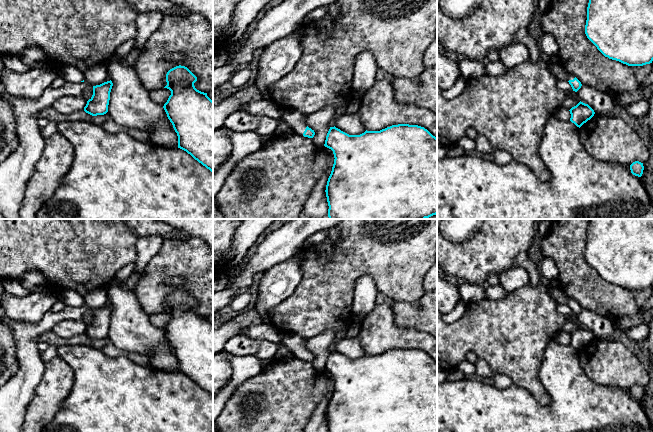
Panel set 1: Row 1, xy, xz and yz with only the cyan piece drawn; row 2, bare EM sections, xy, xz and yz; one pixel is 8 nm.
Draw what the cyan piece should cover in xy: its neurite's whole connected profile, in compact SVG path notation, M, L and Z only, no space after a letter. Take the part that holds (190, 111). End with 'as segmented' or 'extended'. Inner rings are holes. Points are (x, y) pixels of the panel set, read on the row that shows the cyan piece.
M179 65L170 69L166 74L167 85L164 88L169 89L171 95L163 108L177 133L178 148L186 151L213 174L213 101L207 96L207 93L195 88L196 81L197 77L185 66Z | as segmented

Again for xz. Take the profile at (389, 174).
M398 124L380 131L365 131L360 135L349 135L340 129L330 127L325 147L334 154L334 164L326 185L329 219L426 219L437 214L437 138L418 125Z | as segmented

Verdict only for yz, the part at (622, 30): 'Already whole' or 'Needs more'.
Already whole

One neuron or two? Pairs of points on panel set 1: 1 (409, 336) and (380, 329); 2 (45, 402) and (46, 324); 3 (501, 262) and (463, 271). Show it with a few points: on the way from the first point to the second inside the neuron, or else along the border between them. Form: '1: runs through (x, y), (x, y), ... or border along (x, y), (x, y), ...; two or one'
1: runs through (402, 336), (387, 335); one
2: border along (44, 362), (44, 373), (38, 385); two
3: runs through (492, 262), (472, 263); one

